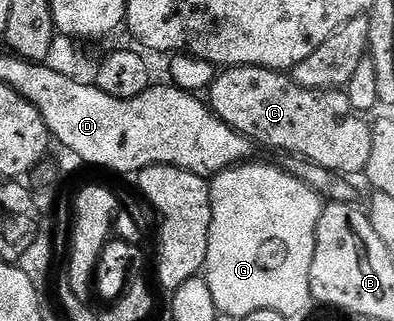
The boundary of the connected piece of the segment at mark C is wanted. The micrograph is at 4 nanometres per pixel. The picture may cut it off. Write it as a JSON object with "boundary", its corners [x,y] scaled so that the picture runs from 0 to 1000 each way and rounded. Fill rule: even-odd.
{"boundary":[[[650,202],[569,212],[536,262],[530,324],[571,386],[640,445],[660,439],[688,464],[751,477],[751,492],[848,539],[919,542],[947,470],[934,368],[904,352],[878,287],[777,277],[703,215],[665,215]]]}

